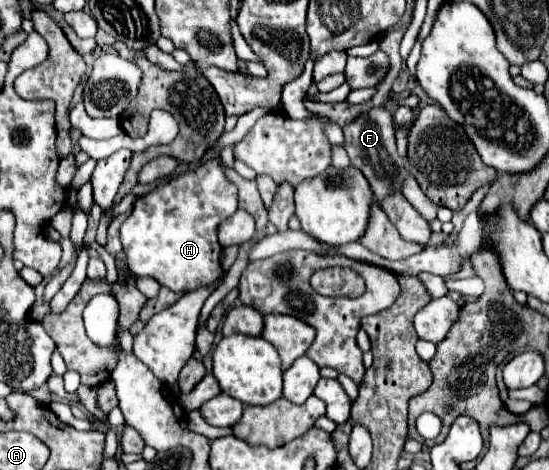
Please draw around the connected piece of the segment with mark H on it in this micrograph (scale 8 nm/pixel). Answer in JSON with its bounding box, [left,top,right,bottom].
[119,160,237,292]

